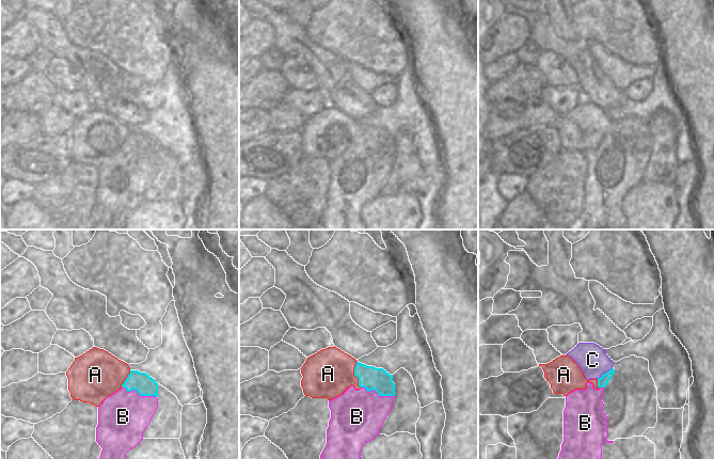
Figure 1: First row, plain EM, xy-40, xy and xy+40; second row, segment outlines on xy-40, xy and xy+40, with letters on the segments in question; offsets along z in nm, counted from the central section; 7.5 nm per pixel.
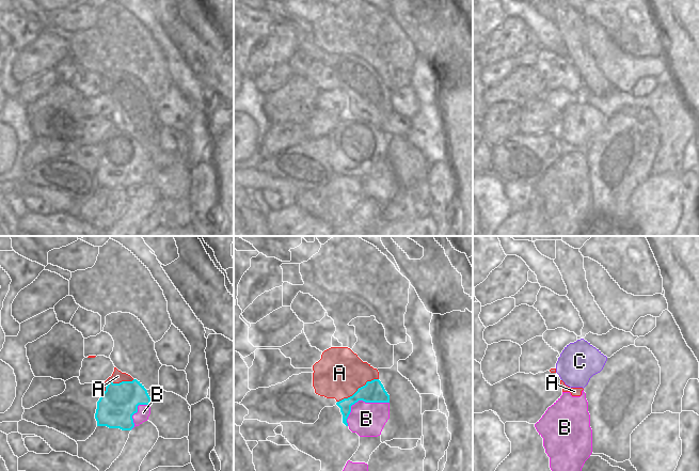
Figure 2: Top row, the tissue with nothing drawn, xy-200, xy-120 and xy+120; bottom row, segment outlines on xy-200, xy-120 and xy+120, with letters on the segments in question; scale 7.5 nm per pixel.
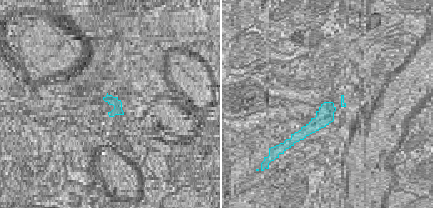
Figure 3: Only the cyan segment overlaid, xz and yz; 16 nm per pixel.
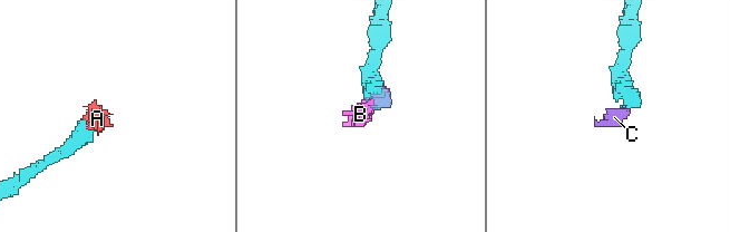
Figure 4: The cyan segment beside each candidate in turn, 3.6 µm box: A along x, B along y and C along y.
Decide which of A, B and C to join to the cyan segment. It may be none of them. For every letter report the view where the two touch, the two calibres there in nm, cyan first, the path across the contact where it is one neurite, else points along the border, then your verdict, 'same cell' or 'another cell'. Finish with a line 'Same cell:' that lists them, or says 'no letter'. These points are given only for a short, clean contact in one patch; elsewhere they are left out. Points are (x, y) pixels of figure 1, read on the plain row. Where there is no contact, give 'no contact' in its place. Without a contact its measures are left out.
A: contact in xy; calibres 170 and 360 nm; border xy (356, 122), (354, 136), (358, 139), (358, 146), (360, 148); another cell
B: contact in xy-40; calibres 160 and 380 nm; another cell
C: contact in xy+40; calibres 80 and 220 nm; way xy+40 (602, 142), (605, 133), (592, 121); same cell
Same cell: C

